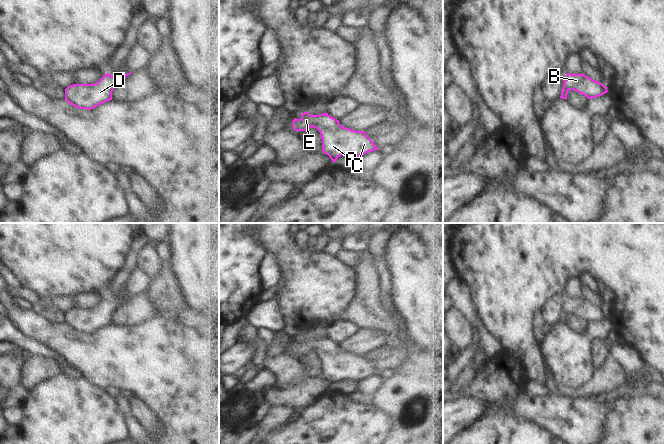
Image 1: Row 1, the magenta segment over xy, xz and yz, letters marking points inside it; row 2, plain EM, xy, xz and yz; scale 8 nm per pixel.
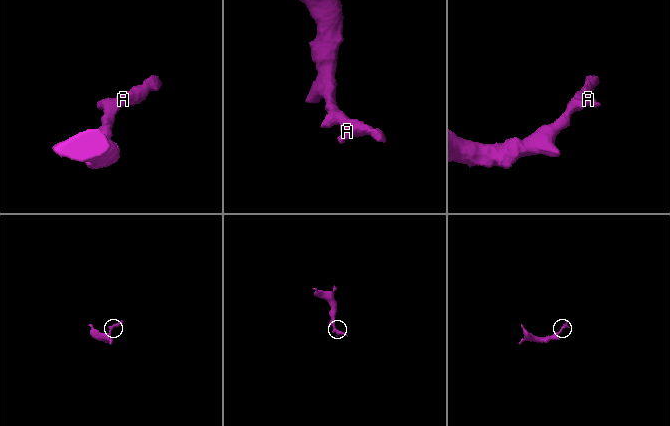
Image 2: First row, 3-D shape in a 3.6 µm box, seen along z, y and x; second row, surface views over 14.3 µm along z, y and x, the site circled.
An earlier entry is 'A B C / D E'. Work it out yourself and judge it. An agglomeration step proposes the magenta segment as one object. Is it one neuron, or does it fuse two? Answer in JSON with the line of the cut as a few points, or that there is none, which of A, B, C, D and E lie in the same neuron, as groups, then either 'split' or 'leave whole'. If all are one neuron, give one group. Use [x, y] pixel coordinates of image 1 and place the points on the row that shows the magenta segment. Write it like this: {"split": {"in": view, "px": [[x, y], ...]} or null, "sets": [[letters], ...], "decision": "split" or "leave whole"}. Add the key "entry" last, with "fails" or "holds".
{"split": null, "sets": [["A", "B", "C", "D", "E"]], "decision": "leave whole", "entry": "fails"}

